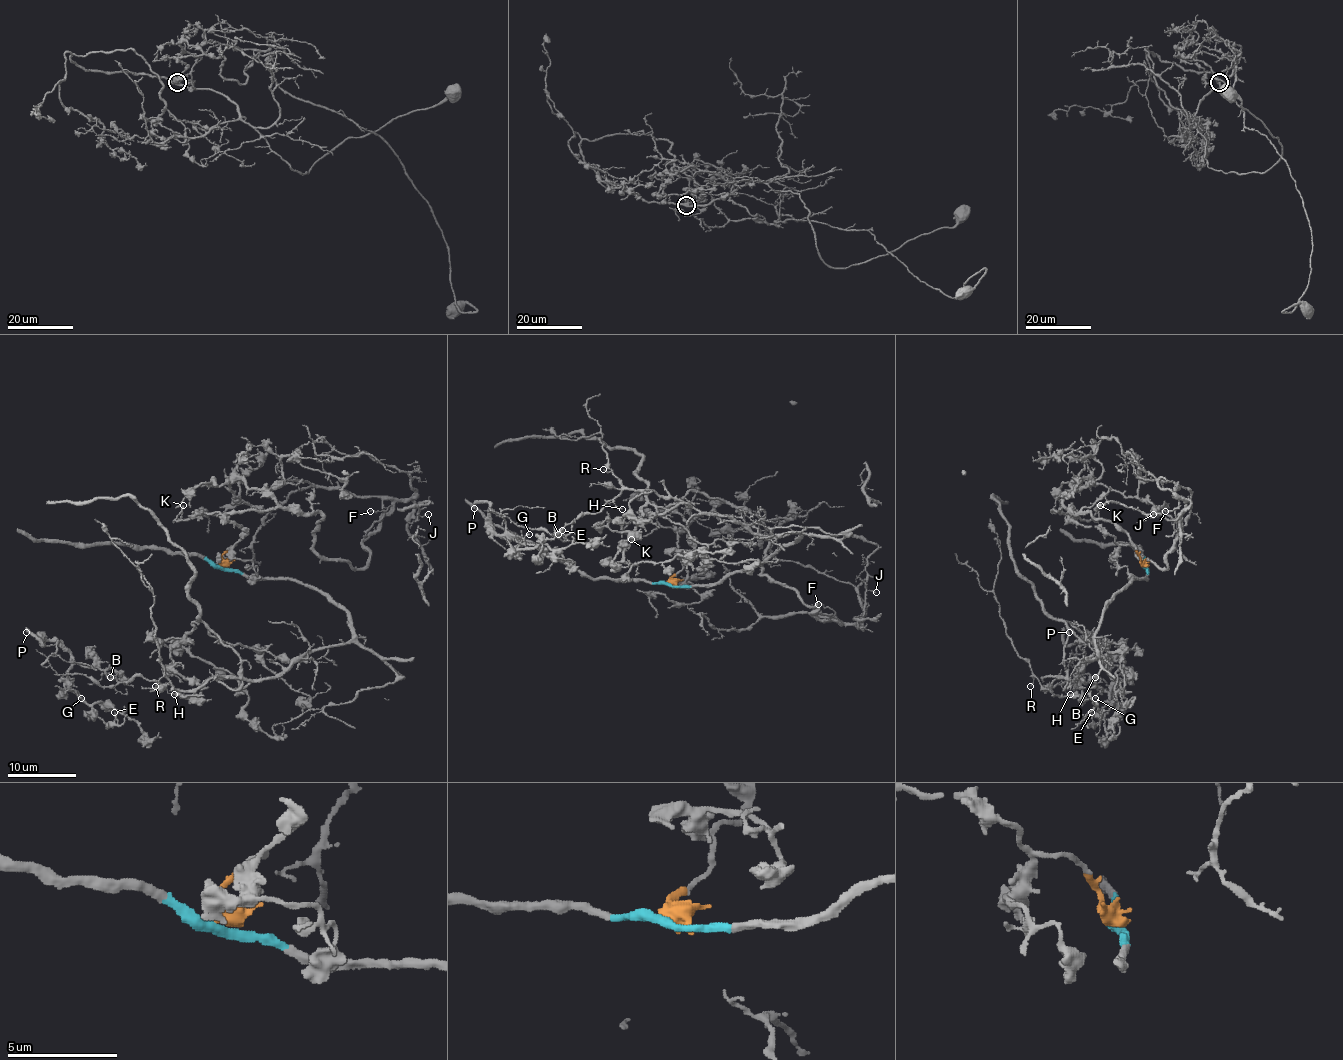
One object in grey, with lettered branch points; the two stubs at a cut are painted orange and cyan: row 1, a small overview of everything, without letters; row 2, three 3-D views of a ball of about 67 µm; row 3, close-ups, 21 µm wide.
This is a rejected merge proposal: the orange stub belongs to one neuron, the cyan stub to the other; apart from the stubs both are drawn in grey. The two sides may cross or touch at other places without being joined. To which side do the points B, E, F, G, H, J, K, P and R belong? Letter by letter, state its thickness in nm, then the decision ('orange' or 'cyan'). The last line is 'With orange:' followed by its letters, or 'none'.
B: calibre 70 nm; cyan
E: calibre 160 nm; cyan
F: calibre 120 nm; orange
G: calibre 140 nm; cyan
H: calibre 160 nm; cyan
J: calibre 120 nm; orange
K: calibre 170 nm; orange
P: calibre 140 nm; cyan
R: calibre 120 nm; cyan
With orange: F, J, K

